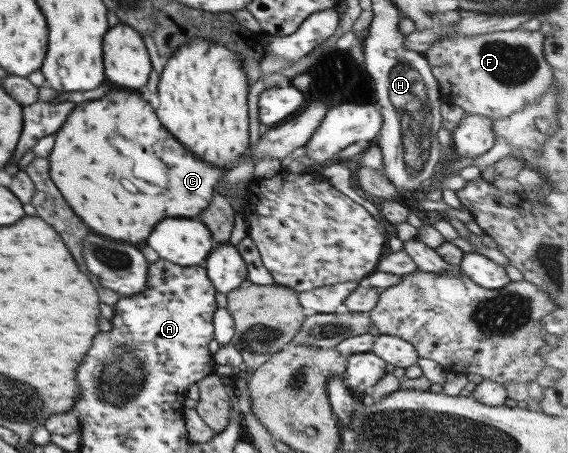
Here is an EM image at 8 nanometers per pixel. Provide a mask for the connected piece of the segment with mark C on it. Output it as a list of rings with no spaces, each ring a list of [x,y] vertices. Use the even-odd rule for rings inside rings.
[[[110,89],[100,99],[76,105],[53,137],[54,147],[48,155],[50,179],[60,189],[64,201],[94,233],[126,243],[144,241],[152,227],[164,217],[196,217],[208,207],[216,192],[216,181],[228,171],[228,167],[212,167],[190,153],[166,128],[162,129],[155,110],[152,111],[138,93],[130,91]],[[118,131],[126,131],[126,139],[138,137],[138,143],[150,155],[156,155],[162,161],[162,173],[170,175],[170,187],[162,189],[158,195],[144,195],[128,193],[118,183],[114,183],[112,177],[100,179],[96,171],[92,177],[82,177],[82,165],[104,165],[102,157],[106,157],[106,145],[110,143],[108,137],[116,137]]]

